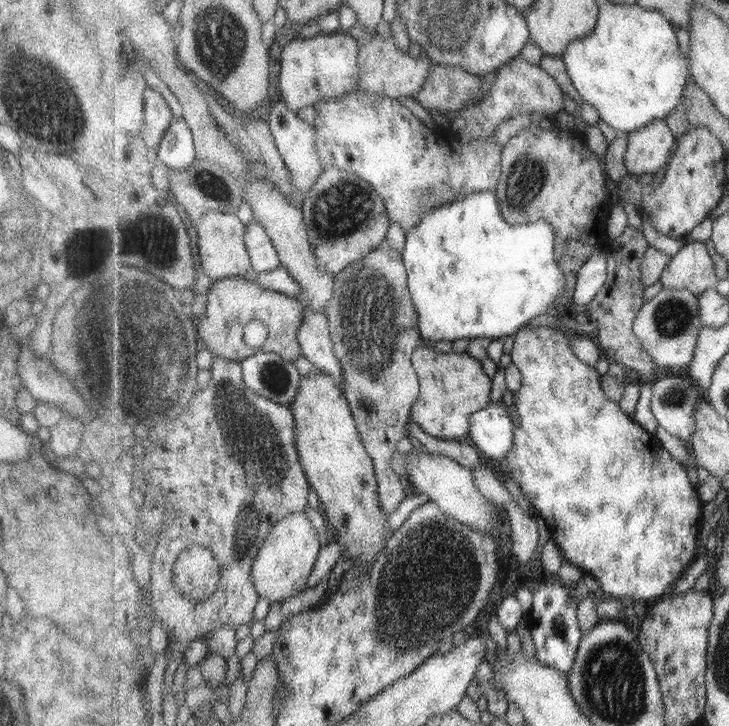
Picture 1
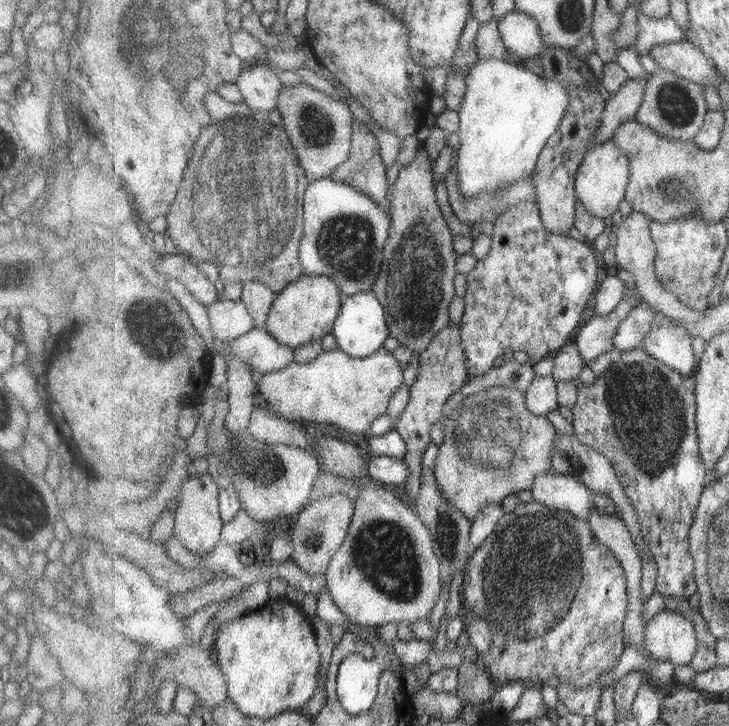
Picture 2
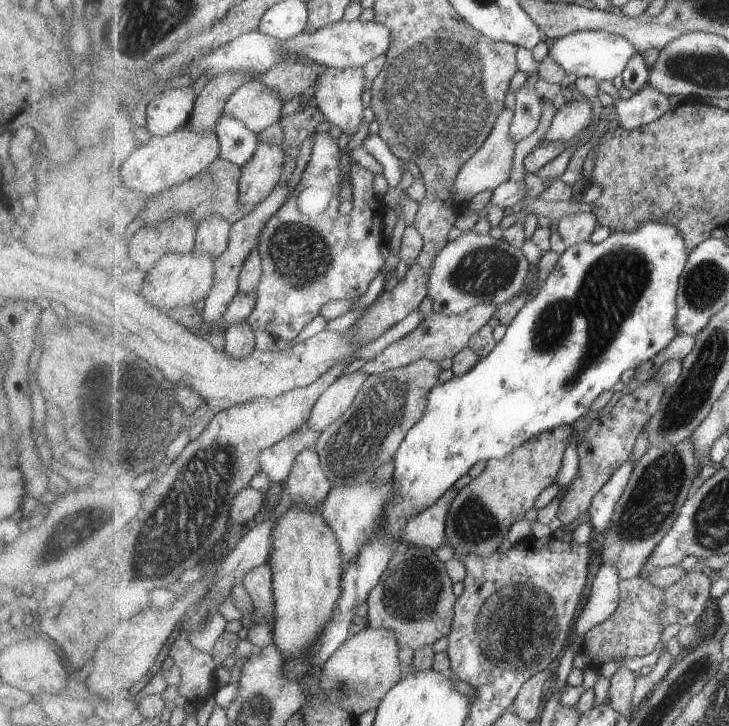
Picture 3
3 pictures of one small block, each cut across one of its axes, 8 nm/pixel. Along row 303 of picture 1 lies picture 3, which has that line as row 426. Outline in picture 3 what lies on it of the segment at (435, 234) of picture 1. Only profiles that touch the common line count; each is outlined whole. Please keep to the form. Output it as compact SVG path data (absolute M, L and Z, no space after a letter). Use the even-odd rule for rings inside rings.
M659 222L643 224L638 230L631 233L615 232L604 242L592 244L590 241L569 247L568 250L560 256L555 270L551 275L540 284L540 288L534 297L531 297L524 306L520 309L521 312L511 322L511 325L506 331L506 336L499 341L497 347L491 354L484 357L468 374L464 376L454 376L444 384L437 384L428 395L427 407L424 411L424 416L419 420L418 424L407 434L406 440L403 440L399 451L394 455L394 474L393 482L396 484L396 498L394 504L388 507L384 515L382 530L368 543L368 546L362 551L362 554L351 563L346 564L346 572L342 579L343 595L339 604L338 612L331 624L328 625L326 632L314 647L309 657L300 657L299 659L286 659L286 674L291 679L301 679L308 675L308 670L313 665L320 667L327 663L331 656L335 655L343 644L346 644L352 637L349 634L351 626L353 626L353 618L355 618L355 608L362 602L368 603L370 593L373 588L376 588L381 583L381 576L387 570L389 560L395 556L395 550L403 546L400 540L400 534L407 525L407 522L427 508L430 508L439 498L442 498L461 476L468 474L471 468L475 467L480 461L489 462L491 459L505 459L514 451L523 447L530 439L539 437L545 432L553 431L555 428L564 425L575 425L580 419L590 412L593 402L599 398L599 394L612 390L613 386L621 380L621 376L627 370L633 370L633 378L638 380L643 385L643 380L637 378L637 368L643 368L643 364L651 360L659 360L661 352L664 352L671 342L679 335L678 326L678 297L680 294L680 280L683 272L686 270L686 265L690 259L690 250L687 249L686 241L683 239L682 233L674 225L661 225Z

